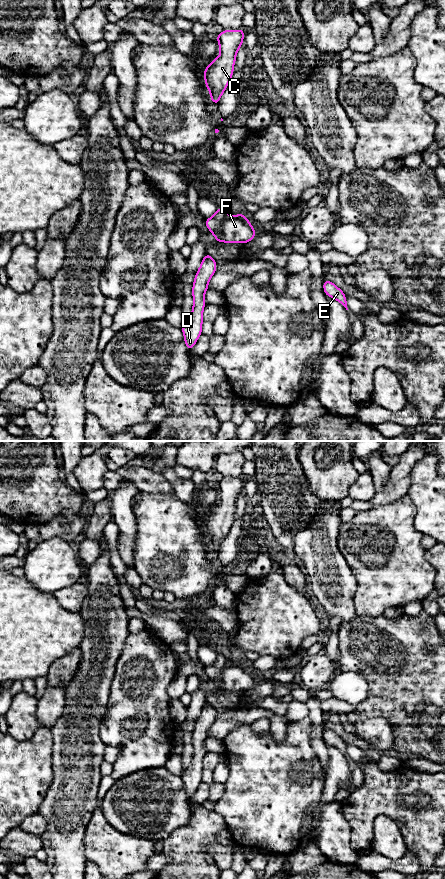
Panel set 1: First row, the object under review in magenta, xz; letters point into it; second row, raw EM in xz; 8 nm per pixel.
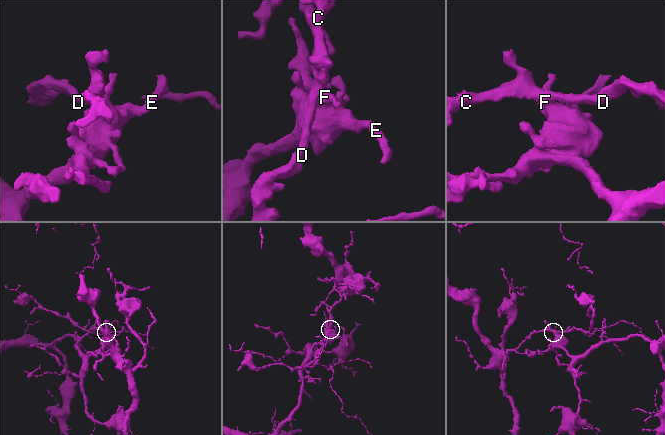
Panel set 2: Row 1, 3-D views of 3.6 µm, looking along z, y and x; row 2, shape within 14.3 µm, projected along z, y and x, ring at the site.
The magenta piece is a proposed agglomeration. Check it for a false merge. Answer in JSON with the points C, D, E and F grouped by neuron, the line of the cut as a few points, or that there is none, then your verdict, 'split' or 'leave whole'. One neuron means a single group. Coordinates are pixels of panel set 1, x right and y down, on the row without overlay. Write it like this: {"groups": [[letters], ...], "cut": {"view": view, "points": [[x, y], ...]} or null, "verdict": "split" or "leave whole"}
{"groups": [["C", "D"], ["E", "F"]], "cut": {"view": "xz", "points": [[229, 664], [221, 674], [221, 688]]}, "verdict": "split"}

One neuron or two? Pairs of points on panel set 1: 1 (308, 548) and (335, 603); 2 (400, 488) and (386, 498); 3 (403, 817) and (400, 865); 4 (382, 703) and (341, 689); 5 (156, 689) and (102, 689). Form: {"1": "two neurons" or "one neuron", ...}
{"1": "one neuron", "2": "one neuron", "3": "two neurons", "4": "two neurons", "5": "two neurons"}

